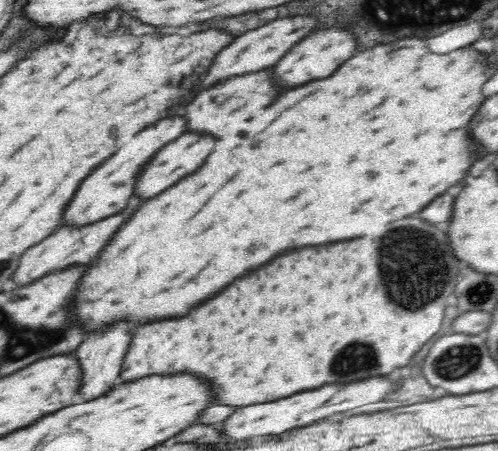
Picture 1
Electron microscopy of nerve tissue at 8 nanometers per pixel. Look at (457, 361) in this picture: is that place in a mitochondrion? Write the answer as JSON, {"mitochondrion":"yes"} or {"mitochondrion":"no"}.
{"mitochondrion":"yes"}

